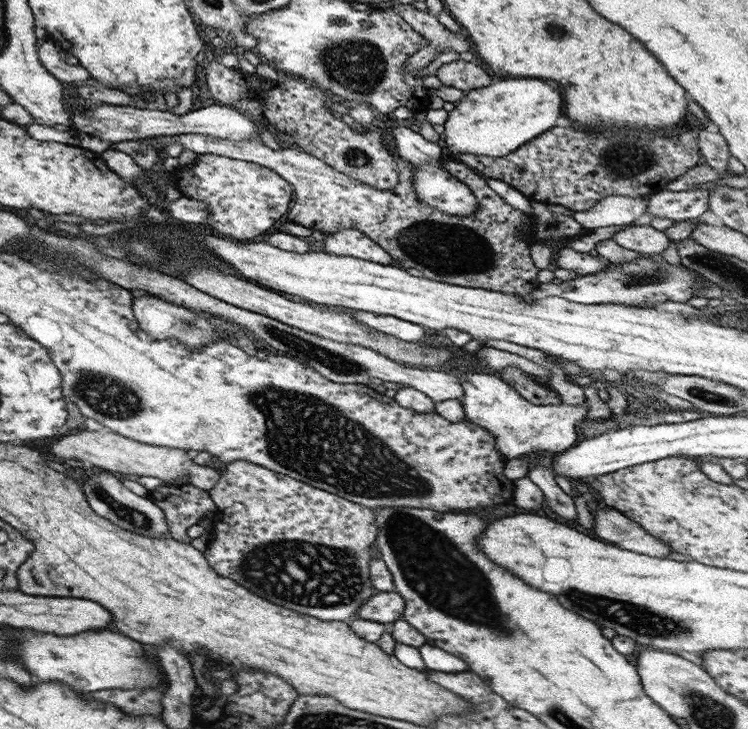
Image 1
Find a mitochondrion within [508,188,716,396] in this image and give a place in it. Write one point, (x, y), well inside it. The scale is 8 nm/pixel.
(656, 274)

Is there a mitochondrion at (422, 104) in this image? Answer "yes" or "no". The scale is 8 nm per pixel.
no

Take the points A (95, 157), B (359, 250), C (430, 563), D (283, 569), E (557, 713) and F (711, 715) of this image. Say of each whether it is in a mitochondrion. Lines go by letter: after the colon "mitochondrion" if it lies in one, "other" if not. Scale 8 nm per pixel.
A: other
B: other
C: mitochondrion
D: mitochondrion
E: mitochondrion
F: mitochondrion

